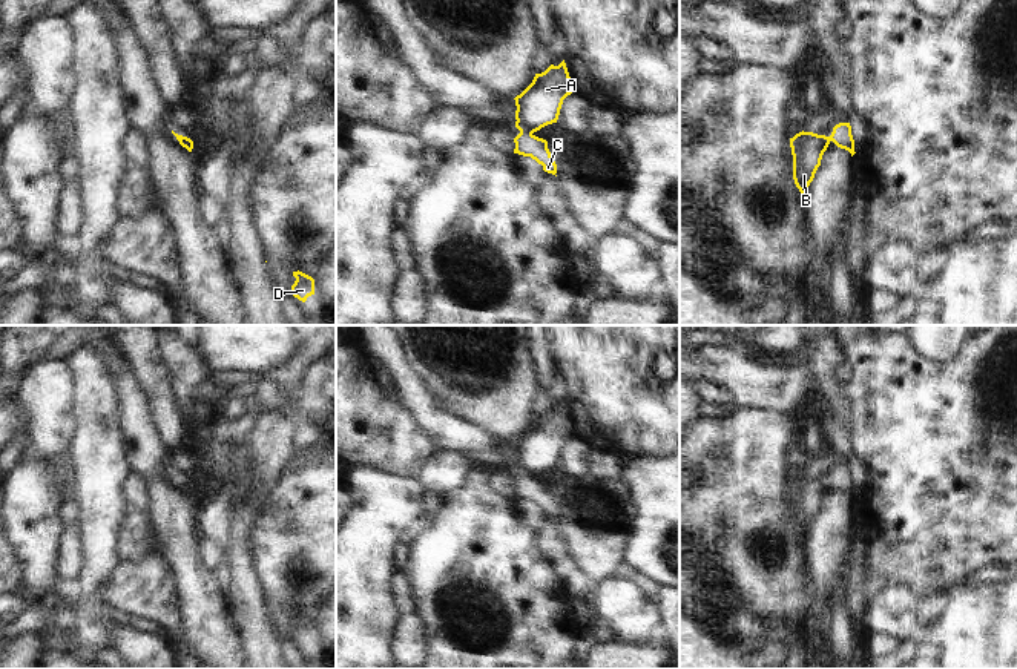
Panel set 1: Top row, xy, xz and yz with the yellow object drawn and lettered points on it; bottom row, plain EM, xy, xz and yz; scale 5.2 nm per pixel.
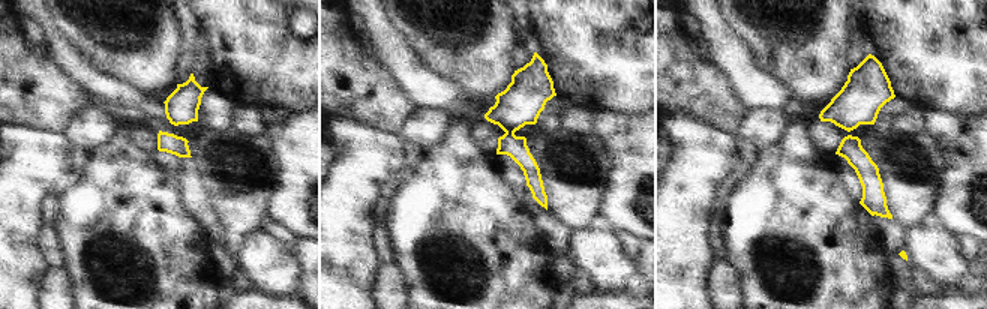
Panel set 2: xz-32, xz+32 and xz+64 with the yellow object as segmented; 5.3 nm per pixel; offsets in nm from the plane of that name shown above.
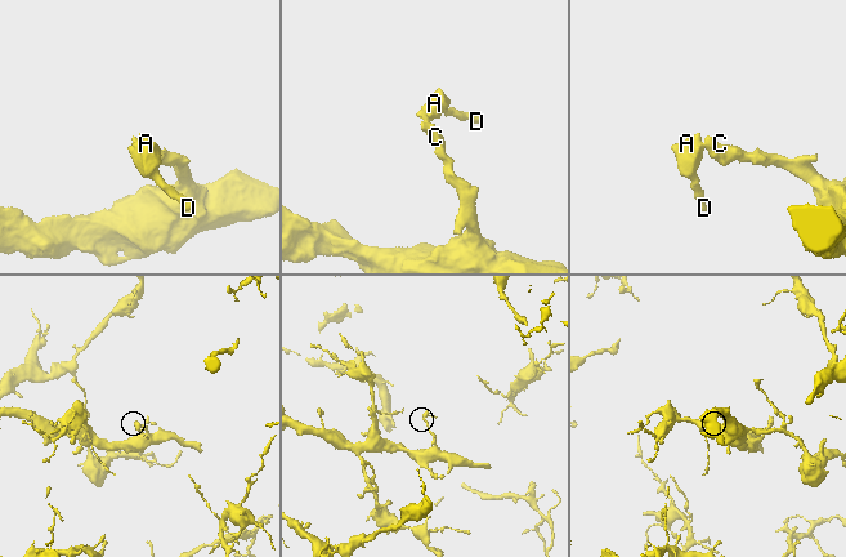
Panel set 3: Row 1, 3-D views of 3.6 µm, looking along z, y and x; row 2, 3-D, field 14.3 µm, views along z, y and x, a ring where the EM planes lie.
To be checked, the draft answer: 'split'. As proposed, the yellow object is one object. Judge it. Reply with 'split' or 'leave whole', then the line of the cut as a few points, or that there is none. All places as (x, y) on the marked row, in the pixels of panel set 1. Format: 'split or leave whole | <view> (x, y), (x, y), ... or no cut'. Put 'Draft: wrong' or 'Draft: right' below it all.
split | xz (520, 131), (531, 134)
Draft: right

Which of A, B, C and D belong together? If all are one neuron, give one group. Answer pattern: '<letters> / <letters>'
A B D / C

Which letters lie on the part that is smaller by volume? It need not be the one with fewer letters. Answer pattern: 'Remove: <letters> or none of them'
Remove: A, B, D

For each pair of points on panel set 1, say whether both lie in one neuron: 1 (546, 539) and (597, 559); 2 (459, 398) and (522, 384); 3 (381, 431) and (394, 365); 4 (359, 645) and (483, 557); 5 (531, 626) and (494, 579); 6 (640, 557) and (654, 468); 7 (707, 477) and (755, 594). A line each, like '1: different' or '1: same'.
1: different
2: same
3: different
4: different
5: same
6: same
7: same

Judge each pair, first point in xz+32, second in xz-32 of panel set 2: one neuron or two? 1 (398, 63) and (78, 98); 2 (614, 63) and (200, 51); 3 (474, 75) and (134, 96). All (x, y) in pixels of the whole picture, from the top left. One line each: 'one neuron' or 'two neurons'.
1: two neurons
2: two neurons
3: two neurons

